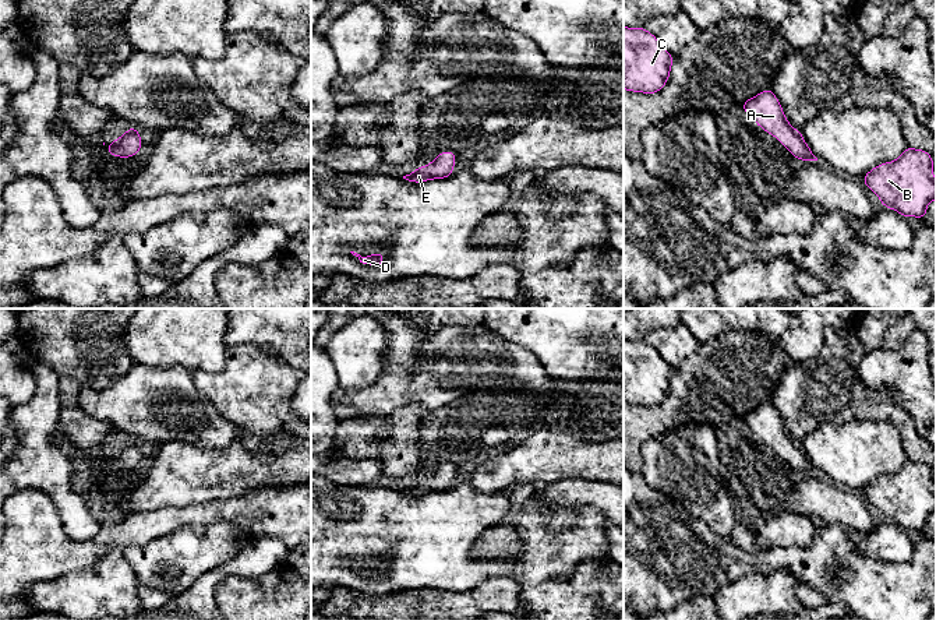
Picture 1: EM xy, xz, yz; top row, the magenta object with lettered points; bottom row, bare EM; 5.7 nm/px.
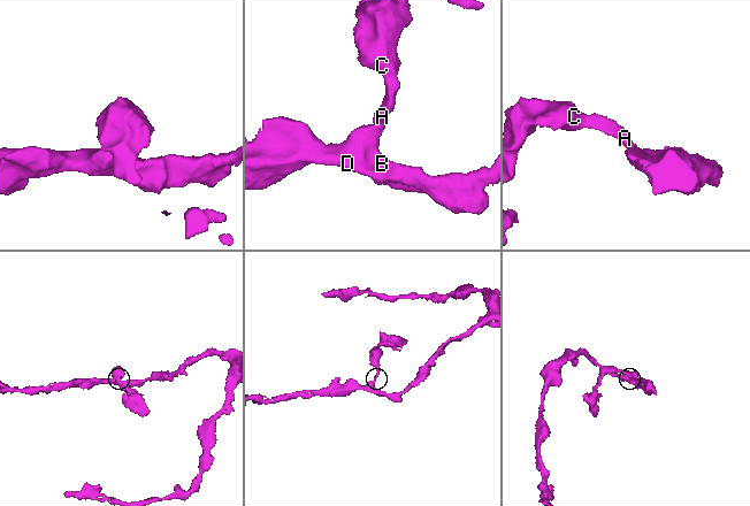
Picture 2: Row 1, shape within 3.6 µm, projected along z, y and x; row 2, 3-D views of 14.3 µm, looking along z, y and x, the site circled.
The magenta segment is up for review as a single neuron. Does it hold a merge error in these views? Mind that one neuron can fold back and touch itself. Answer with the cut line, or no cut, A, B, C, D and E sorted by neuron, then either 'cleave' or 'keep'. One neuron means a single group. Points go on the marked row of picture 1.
cut none; groups A B C D E; keep

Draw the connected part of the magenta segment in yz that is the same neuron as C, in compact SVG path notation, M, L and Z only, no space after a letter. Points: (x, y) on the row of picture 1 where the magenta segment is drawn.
M624 27L624 89L644 94L661 91L672 60L674 56L644 27Z

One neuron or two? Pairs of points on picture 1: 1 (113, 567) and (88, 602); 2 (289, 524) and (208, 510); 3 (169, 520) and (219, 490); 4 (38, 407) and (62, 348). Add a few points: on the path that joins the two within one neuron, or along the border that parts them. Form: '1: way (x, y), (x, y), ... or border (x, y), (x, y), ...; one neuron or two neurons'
1: way (112, 576), (96, 594); one neuron
2: way (269, 510), (228, 510); one neuron
3: border (226, 499), (162, 508); two neurons
4: border (29, 355), (49, 366); two neurons

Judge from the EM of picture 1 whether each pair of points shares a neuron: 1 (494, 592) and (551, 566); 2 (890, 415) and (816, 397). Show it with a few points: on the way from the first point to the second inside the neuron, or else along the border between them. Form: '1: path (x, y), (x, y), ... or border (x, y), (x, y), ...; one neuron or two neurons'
1: border (486, 578), (511, 573), (521, 582); two neurons
2: path (872, 405), (846, 397), (834, 397); one neuron

